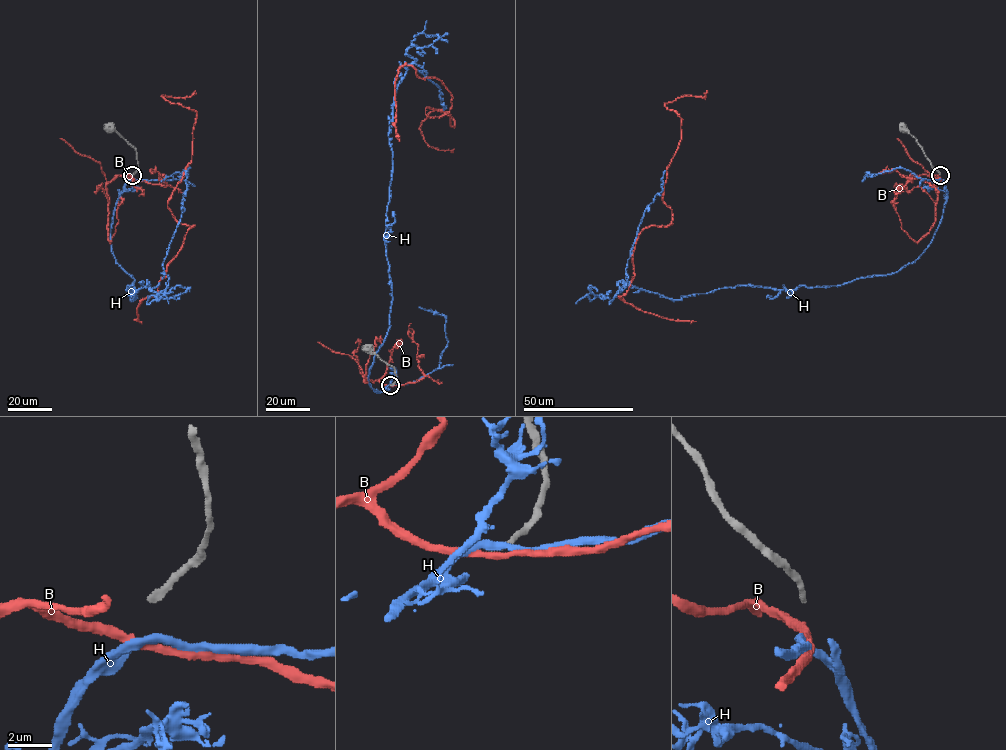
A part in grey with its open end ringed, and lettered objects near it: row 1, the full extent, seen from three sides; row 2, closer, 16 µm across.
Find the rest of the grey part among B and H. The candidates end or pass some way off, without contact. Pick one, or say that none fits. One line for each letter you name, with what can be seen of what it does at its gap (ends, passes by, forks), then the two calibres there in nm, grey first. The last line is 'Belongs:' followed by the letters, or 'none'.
H: It passes by. Thickness 280 nm (grey) against 340 nm
Belongs: H

